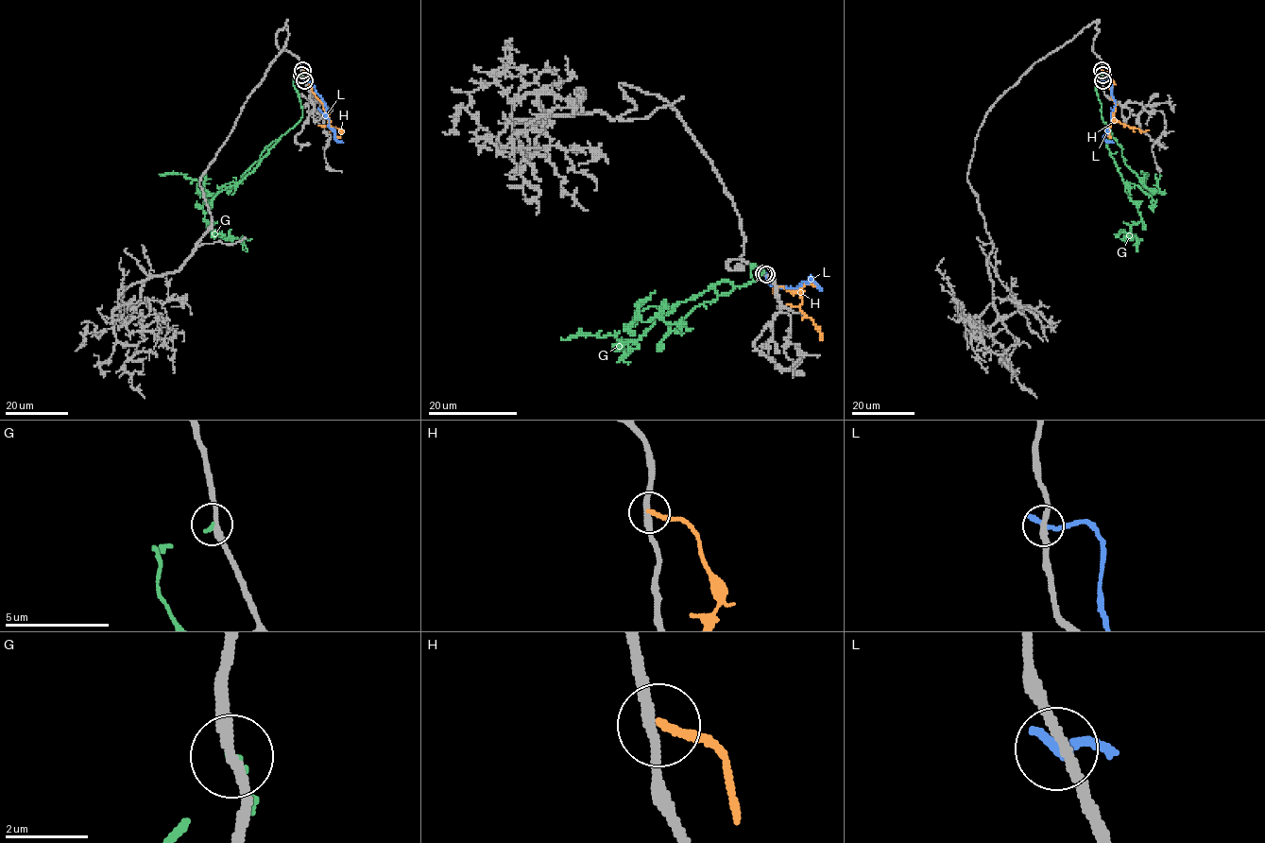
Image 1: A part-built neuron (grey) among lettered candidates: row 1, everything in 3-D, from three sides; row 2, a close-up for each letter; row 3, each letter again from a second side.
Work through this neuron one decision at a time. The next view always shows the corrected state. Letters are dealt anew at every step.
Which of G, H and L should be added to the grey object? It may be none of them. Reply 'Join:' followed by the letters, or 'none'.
Join: none

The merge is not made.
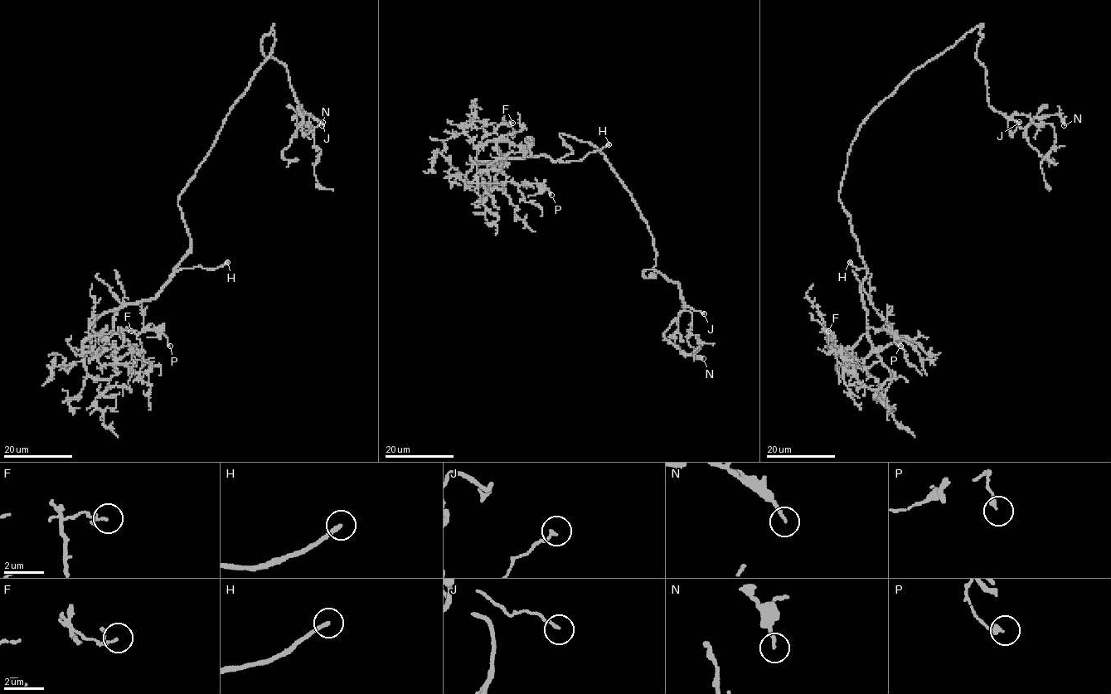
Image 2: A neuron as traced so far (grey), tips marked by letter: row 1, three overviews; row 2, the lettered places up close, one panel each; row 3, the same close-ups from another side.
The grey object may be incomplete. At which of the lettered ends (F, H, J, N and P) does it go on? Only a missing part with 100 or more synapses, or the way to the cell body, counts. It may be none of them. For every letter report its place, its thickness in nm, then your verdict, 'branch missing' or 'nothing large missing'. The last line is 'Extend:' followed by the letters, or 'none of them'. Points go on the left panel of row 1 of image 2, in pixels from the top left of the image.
F: at (131, 331); 100 nm thick; nothing large missing
H: at (227, 262); 200 nm thick; branch missing
J: at (322, 122); 140 nm thick; nothing large missing
N: at (322, 125); 150 nm thick; nothing large missing
P: at (170, 346); 240 nm thick; nothing large missing
Extend: H

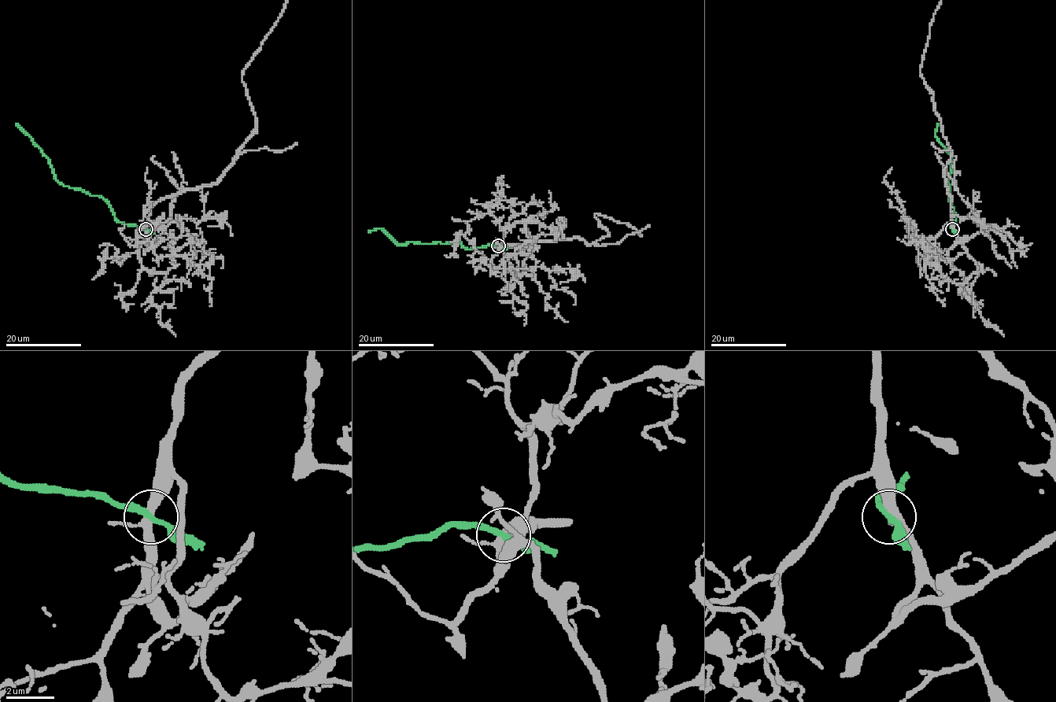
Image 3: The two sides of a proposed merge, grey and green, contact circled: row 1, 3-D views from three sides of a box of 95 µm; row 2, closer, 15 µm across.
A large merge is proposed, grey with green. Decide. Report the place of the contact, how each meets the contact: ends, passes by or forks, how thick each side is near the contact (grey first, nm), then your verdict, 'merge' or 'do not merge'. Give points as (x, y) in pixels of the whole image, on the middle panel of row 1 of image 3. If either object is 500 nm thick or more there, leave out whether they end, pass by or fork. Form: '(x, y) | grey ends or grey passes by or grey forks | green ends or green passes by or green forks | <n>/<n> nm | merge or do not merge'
(498, 245) | grey forks | green passes by | 300/240 nm | do not merge

